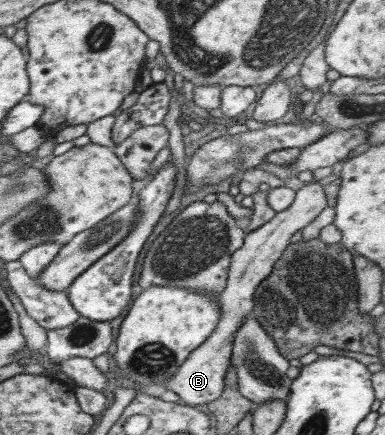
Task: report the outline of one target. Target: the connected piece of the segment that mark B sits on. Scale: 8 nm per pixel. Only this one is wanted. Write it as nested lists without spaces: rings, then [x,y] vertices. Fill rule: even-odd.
[[[311,181],[295,189],[295,198],[288,208],[274,213],[273,217],[260,227],[244,233],[242,246],[231,254],[226,284],[219,295],[220,315],[215,329],[200,346],[190,352],[178,370],[160,385],[166,390],[172,390],[190,407],[206,404],[220,397],[224,375],[229,366],[232,337],[237,326],[252,310],[254,289],[270,274],[273,264],[287,247],[290,236],[312,222],[326,206],[321,184]]]

